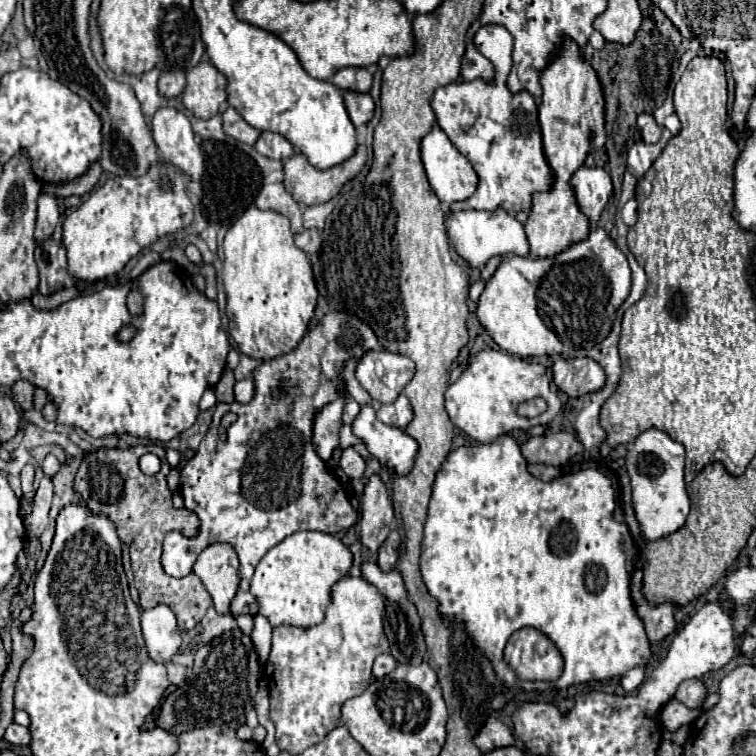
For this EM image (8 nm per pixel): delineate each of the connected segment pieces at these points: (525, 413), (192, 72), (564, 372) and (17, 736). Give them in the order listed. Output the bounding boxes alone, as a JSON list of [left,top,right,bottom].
[[517,397,547,417],[181,61,227,119],[553,357,605,397],[5,723,31,745]]

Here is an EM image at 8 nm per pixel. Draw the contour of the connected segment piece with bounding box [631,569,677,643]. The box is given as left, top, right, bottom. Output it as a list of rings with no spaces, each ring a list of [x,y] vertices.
[[[641,569],[635,571],[633,581],[631,581],[631,593],[633,593],[633,601],[637,605],[637,611],[645,623],[645,631],[651,639],[651,643],[661,641],[663,637],[667,637],[667,633],[675,631],[675,605],[673,603],[661,603],[661,605],[649,605],[643,597],[641,591]]]

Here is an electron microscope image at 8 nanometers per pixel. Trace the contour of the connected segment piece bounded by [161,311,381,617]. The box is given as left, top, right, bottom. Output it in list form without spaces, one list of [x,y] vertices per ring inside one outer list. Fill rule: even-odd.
[[[331,311],[319,319],[319,323],[303,337],[299,347],[285,355],[277,357],[273,361],[261,363],[253,371],[253,383],[255,383],[255,395],[249,403],[217,403],[211,427],[207,435],[203,437],[197,453],[193,459],[187,461],[187,465],[181,469],[179,479],[179,493],[183,497],[185,509],[195,513],[201,521],[201,527],[195,537],[185,537],[179,531],[173,531],[165,535],[163,541],[163,557],[161,563],[165,571],[173,577],[185,577],[191,573],[191,567],[197,559],[197,555],[213,545],[213,543],[229,543],[233,545],[237,557],[239,557],[239,591],[231,603],[233,617],[237,615],[257,615],[257,599],[249,591],[249,583],[253,577],[253,571],[261,557],[281,543],[285,537],[289,537],[295,531],[323,531],[323,533],[339,533],[343,529],[349,529],[357,521],[357,511],[351,507],[343,487],[339,481],[329,473],[327,465],[319,459],[319,455],[313,449],[313,421],[315,415],[331,401],[339,397],[339,389],[345,387],[343,381],[343,367],[349,359],[359,359],[367,351],[381,349],[379,339],[375,331],[355,317],[353,313],[345,311]],[[281,383],[287,383],[291,391],[287,395],[279,395],[277,387]],[[233,411],[237,413],[237,421],[227,431],[227,441],[221,441],[217,437],[217,429],[221,423],[223,413]]]

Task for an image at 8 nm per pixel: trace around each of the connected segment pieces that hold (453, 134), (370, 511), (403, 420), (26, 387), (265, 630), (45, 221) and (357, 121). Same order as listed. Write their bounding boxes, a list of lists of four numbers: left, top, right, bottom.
[[431,25,555,215],[359,475,395,553],[377,393,413,429],[11,381,33,411],[251,615,273,663],[35,195,59,243],[345,91,375,127]]

